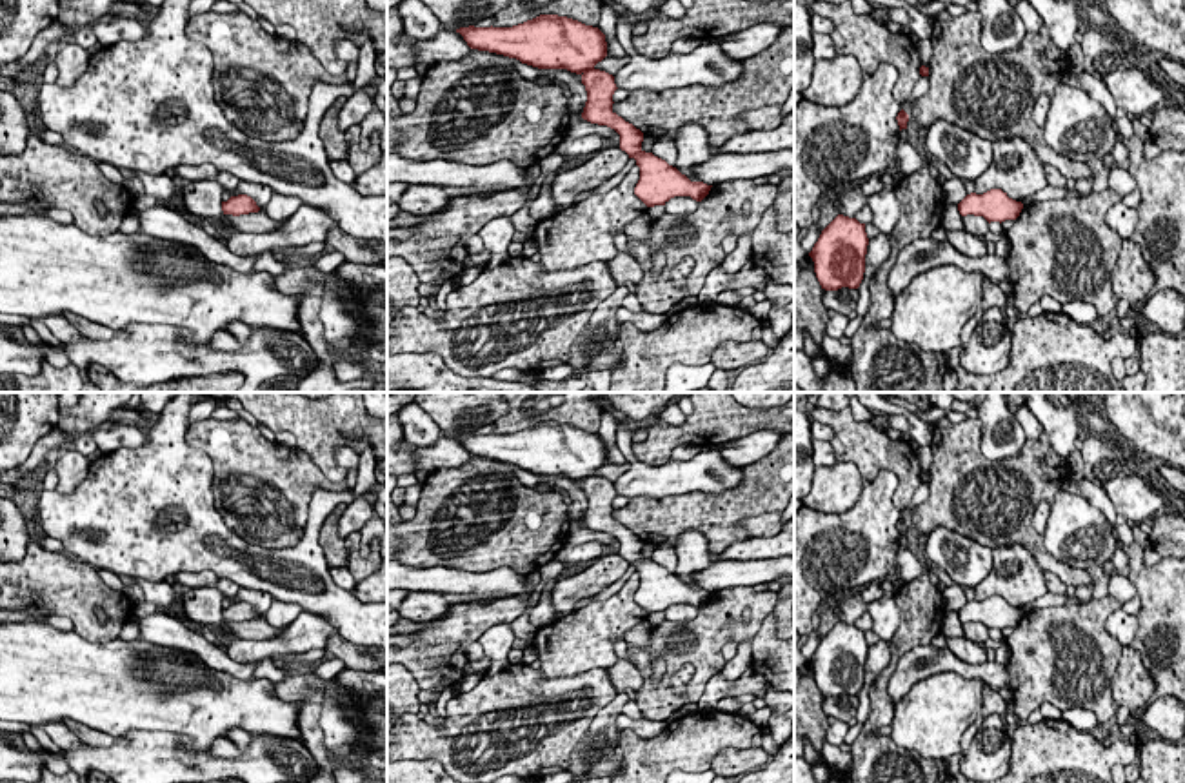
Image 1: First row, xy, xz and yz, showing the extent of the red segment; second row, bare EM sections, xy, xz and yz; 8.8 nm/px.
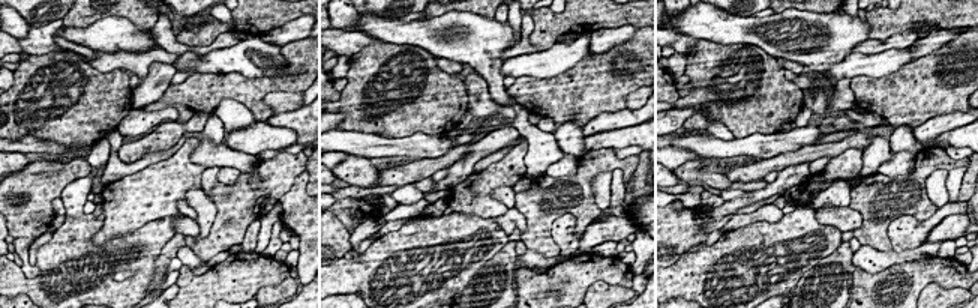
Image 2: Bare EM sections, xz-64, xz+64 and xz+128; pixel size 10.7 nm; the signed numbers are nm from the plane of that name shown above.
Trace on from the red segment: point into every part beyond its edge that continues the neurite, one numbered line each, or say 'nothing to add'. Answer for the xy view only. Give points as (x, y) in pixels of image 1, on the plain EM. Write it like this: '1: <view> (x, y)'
nothing to add

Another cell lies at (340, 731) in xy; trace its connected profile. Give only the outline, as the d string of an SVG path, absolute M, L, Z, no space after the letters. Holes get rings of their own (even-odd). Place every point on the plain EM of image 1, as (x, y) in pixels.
M329 692L324 696L318 723L327 750L342 752L358 745L360 727L342 694Z

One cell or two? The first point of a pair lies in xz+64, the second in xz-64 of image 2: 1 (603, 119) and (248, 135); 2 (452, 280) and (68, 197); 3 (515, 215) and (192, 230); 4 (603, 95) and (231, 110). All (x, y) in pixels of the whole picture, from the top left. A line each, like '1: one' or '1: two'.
1: two
2: one
3: one
4: two

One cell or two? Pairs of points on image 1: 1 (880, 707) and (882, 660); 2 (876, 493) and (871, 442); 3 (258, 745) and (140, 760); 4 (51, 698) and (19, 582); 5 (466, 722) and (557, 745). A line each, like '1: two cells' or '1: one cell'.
1: two cells
2: two cells
3: one cell
4: two cells
5: one cell

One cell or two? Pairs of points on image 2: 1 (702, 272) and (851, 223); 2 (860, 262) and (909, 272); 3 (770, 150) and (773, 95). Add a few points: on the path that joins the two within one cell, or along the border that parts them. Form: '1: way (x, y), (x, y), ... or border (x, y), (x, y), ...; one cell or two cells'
1: border (813, 211), (821, 223), (842, 232); two cells
2: border (921, 259), (894, 263), (876, 272), (854, 269); two cells
3: border (777, 131), (768, 134), (752, 132), (737, 138); two cells

